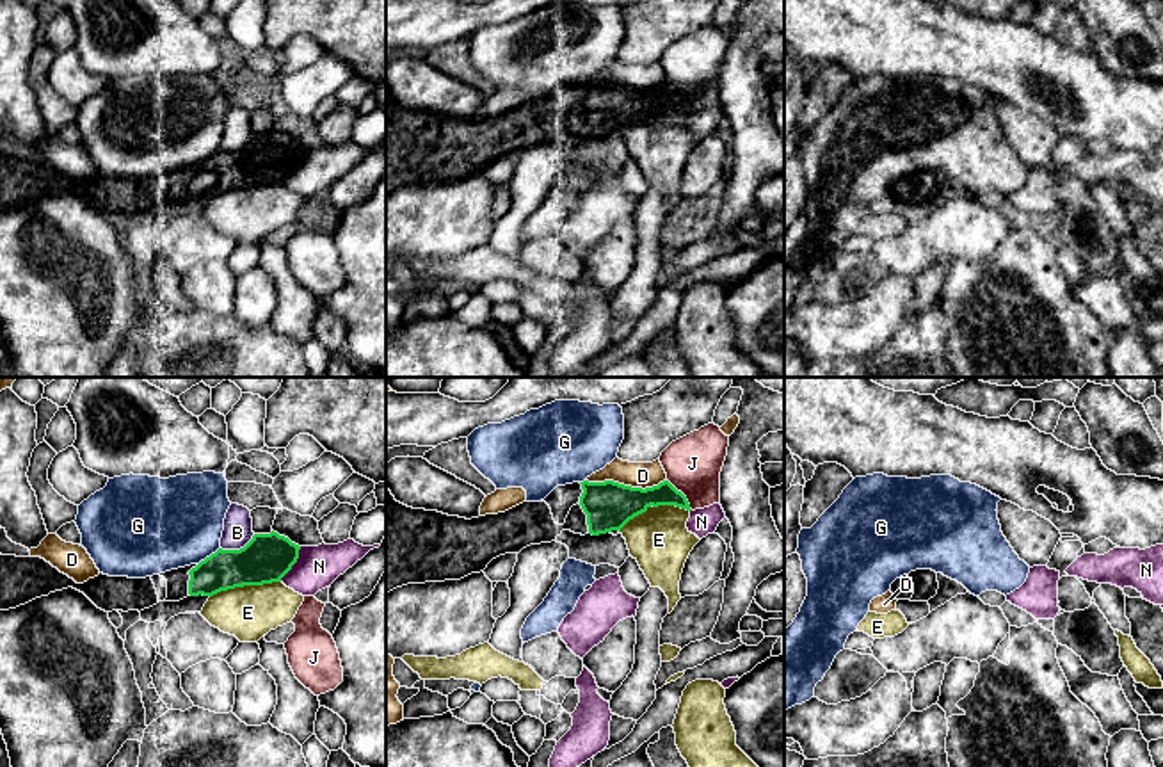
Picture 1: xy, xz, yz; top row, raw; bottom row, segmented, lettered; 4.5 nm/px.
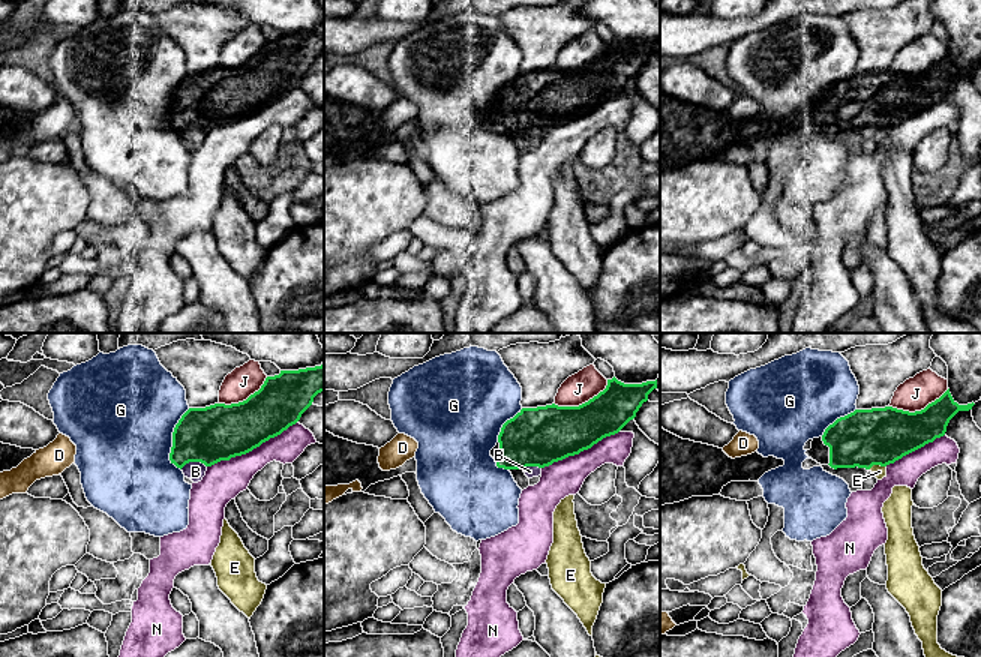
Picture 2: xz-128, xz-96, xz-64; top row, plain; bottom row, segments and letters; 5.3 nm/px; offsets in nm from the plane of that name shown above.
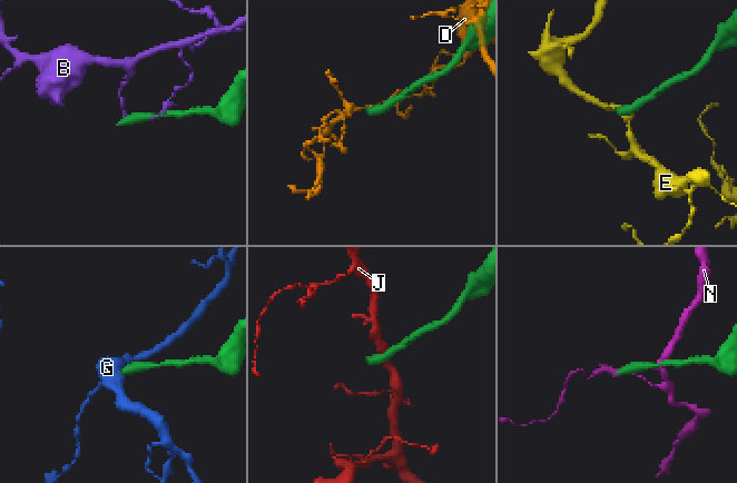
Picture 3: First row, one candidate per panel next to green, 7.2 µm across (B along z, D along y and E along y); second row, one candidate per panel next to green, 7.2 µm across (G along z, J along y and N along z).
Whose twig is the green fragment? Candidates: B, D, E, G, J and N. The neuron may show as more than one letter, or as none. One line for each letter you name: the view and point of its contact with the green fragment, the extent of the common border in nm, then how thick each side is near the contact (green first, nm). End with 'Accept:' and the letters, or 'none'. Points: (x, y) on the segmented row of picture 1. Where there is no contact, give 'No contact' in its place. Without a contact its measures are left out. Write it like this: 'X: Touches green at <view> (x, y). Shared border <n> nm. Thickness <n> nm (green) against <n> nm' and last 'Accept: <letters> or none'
Accept: none

